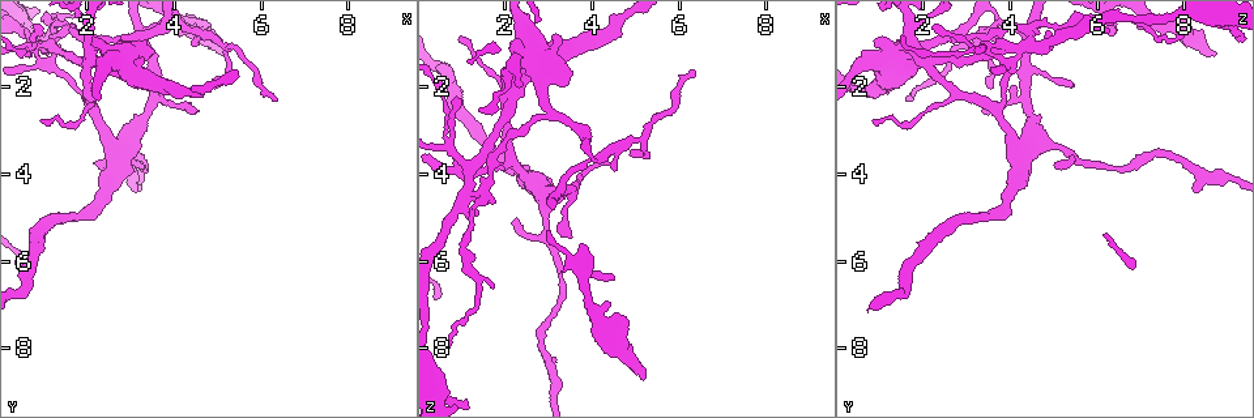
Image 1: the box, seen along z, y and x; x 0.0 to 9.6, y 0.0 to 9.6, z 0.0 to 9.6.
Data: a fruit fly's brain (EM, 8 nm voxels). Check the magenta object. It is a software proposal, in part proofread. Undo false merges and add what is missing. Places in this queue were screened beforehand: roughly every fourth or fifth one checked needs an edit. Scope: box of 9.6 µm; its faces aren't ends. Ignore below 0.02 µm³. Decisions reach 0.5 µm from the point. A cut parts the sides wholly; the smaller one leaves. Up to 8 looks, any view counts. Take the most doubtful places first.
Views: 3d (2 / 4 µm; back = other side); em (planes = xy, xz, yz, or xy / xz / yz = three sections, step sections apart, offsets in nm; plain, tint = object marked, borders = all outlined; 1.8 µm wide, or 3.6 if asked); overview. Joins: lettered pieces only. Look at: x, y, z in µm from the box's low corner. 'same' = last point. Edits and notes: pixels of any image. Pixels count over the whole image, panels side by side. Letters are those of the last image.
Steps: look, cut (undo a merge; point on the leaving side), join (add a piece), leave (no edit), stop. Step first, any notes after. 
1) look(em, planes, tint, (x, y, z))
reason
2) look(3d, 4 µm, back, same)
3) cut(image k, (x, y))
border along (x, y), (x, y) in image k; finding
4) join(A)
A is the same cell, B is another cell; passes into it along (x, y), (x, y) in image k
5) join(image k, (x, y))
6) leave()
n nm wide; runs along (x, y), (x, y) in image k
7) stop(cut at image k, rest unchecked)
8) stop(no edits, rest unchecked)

look(3d, 4 µm, (5.25, 1.30, 8.70))
stops while still wide

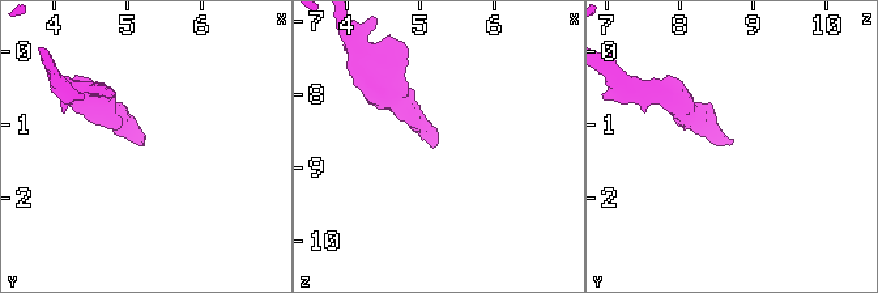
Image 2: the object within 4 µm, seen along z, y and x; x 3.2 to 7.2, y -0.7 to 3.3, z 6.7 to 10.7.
look(em, planes, borders, (5.25, 1.25, 8.75))

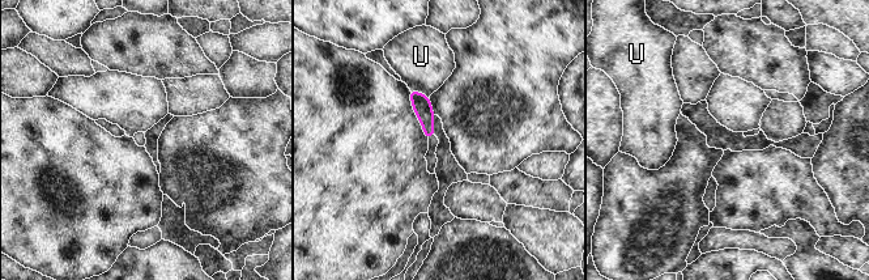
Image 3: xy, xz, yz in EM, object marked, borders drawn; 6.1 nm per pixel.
leave()
U is another cell; border along (409, 88), (429, 97) in image 3; no lettered piece goes on from it

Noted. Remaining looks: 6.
look(em, planes, plain, (2.70, 3.50, 4.20))
calibre changes

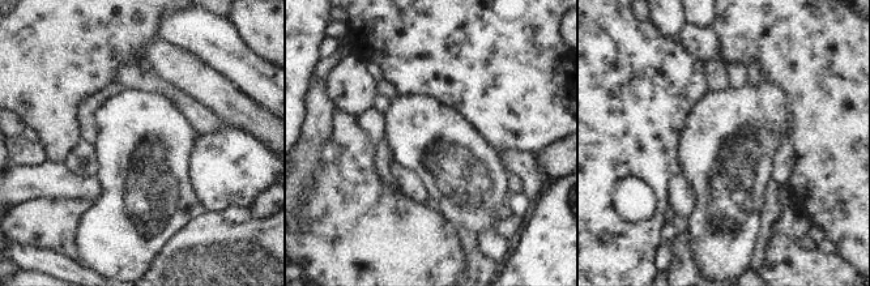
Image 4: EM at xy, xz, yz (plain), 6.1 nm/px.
look(em, planes, tint, same)
where the object lies

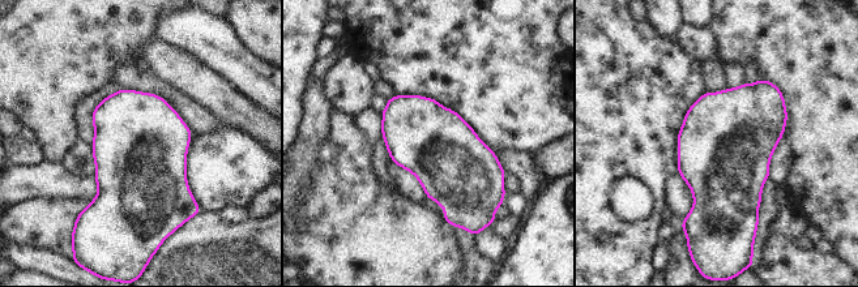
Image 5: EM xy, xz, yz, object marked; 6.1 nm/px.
look(em, planes, borders, same)
what lies round it

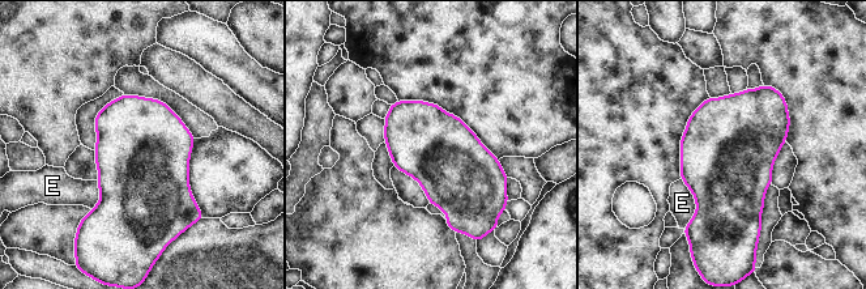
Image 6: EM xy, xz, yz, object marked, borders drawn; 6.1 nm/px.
leave()
E is another cell; one neuron here

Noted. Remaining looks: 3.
look(em, planes, borders, (2.65, 0.95, 2.75))
touches itself

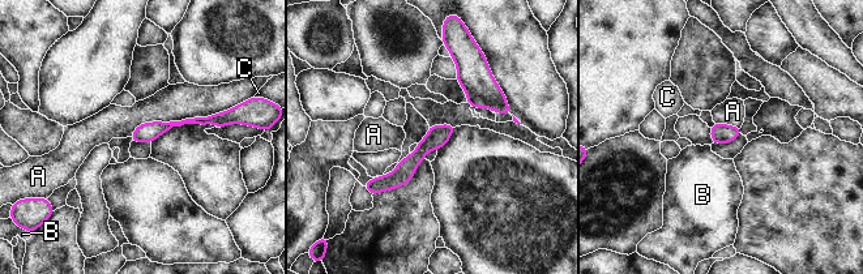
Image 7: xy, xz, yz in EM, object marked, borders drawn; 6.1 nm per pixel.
leave()
A, B and C are other cells; runs along (451, 128), (393, 180), (372, 188) in image 7; all the same neuron

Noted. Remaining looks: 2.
look(em, xy, step 4, tint, (6.25, 2.30, 1.60))

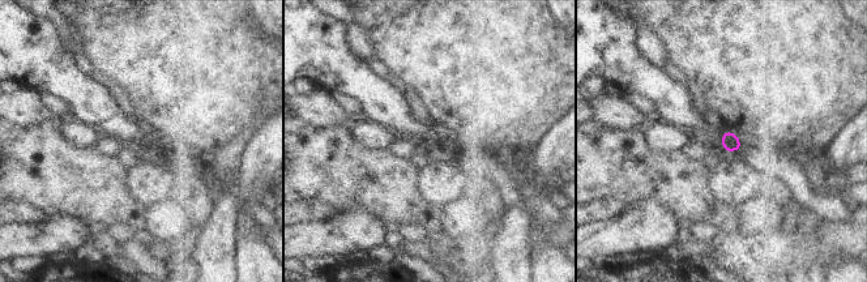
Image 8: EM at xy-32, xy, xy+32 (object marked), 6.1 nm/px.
look(em, xy, step 4, borders, same)

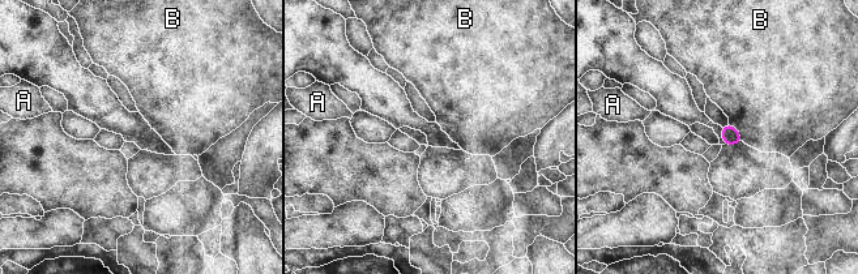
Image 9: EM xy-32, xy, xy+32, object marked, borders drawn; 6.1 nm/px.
leave()
110 nm wide; A and B are other cells; border along (729, 123), (737, 129), (743, 141) in image 9; none of them fits

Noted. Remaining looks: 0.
stop(no edits, rest unchecked)

